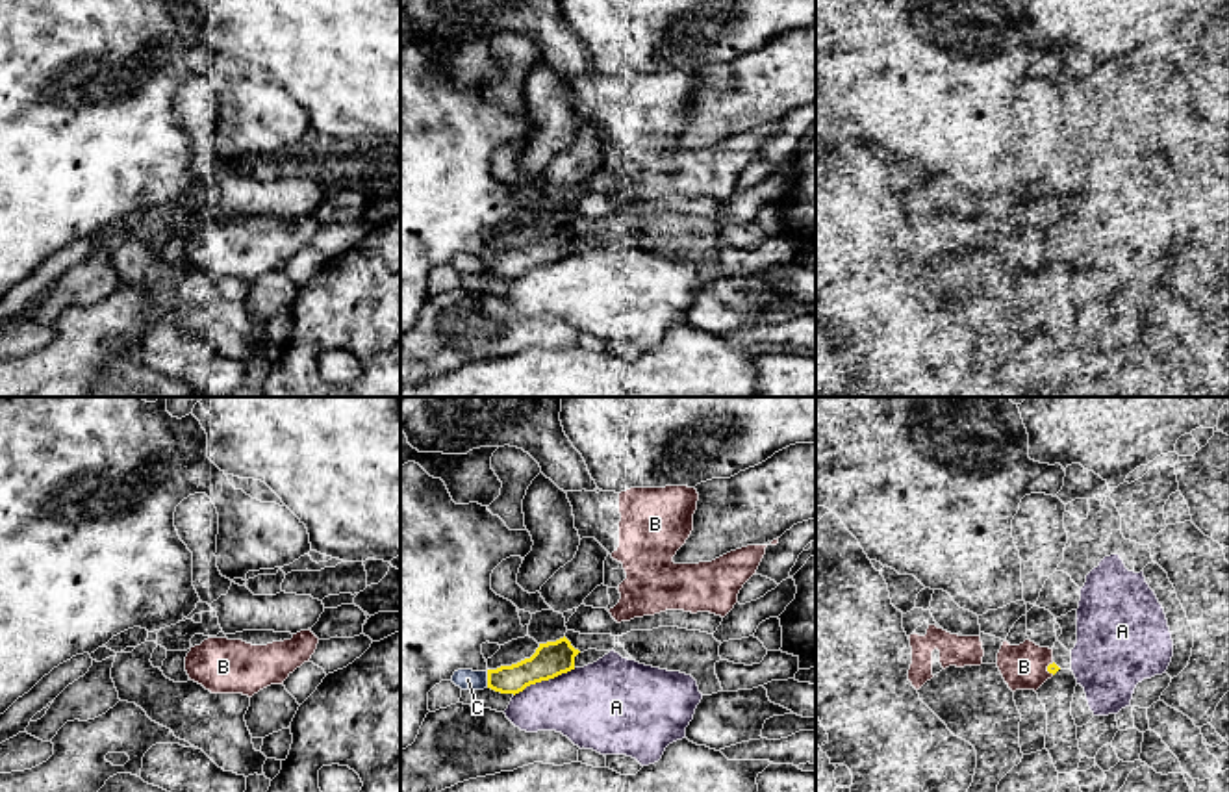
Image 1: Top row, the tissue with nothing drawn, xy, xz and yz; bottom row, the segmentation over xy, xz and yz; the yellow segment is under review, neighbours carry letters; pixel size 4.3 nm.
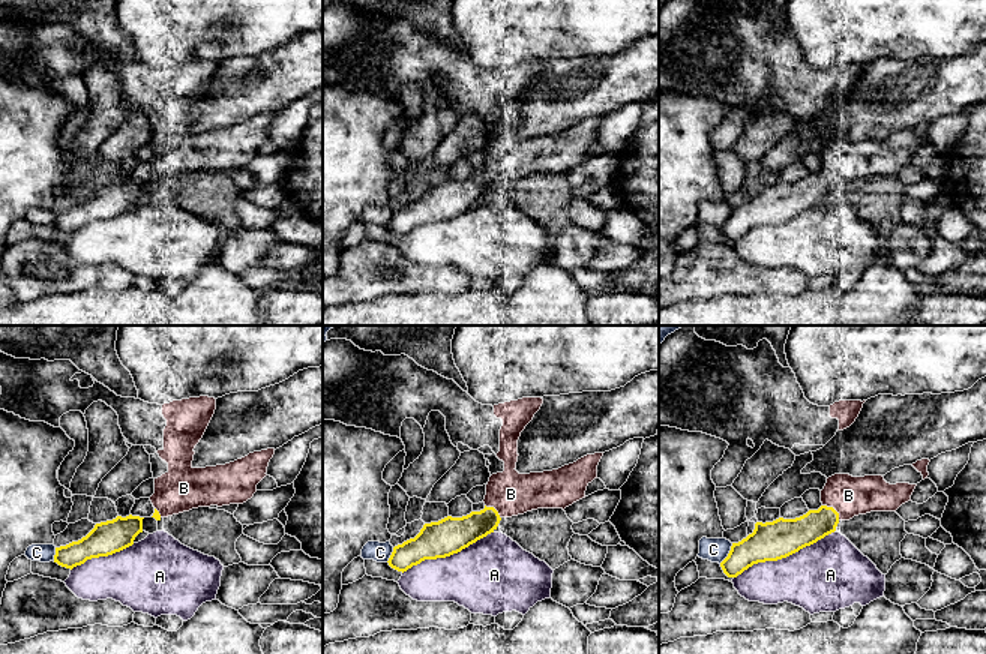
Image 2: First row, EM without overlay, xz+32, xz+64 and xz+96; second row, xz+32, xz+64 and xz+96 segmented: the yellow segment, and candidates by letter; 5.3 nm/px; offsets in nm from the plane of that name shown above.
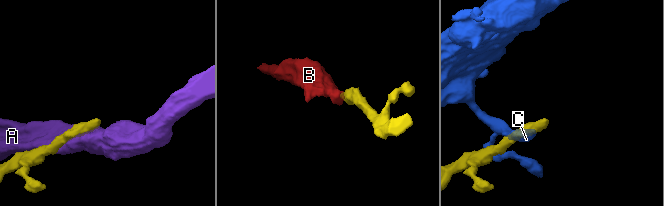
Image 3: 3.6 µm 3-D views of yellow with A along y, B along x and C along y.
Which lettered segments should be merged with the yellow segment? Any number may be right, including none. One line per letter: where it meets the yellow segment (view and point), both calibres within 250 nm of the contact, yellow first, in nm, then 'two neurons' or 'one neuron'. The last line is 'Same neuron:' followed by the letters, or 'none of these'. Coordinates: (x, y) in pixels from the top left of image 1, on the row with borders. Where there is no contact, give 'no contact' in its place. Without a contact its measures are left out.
A: meets yellow in xz at (544, 679); 150 nm thick on the yellow side, 360 nm on the other; two neurons
B: meets yellow in yz at (1048, 668); 50 nm thick on the yellow side, 200 nm on the other; one neuron
C: meets yellow in xz at (488, 679); 140 nm thick on the yellow side, 90 nm on the other; two neurons
Same neuron: B

